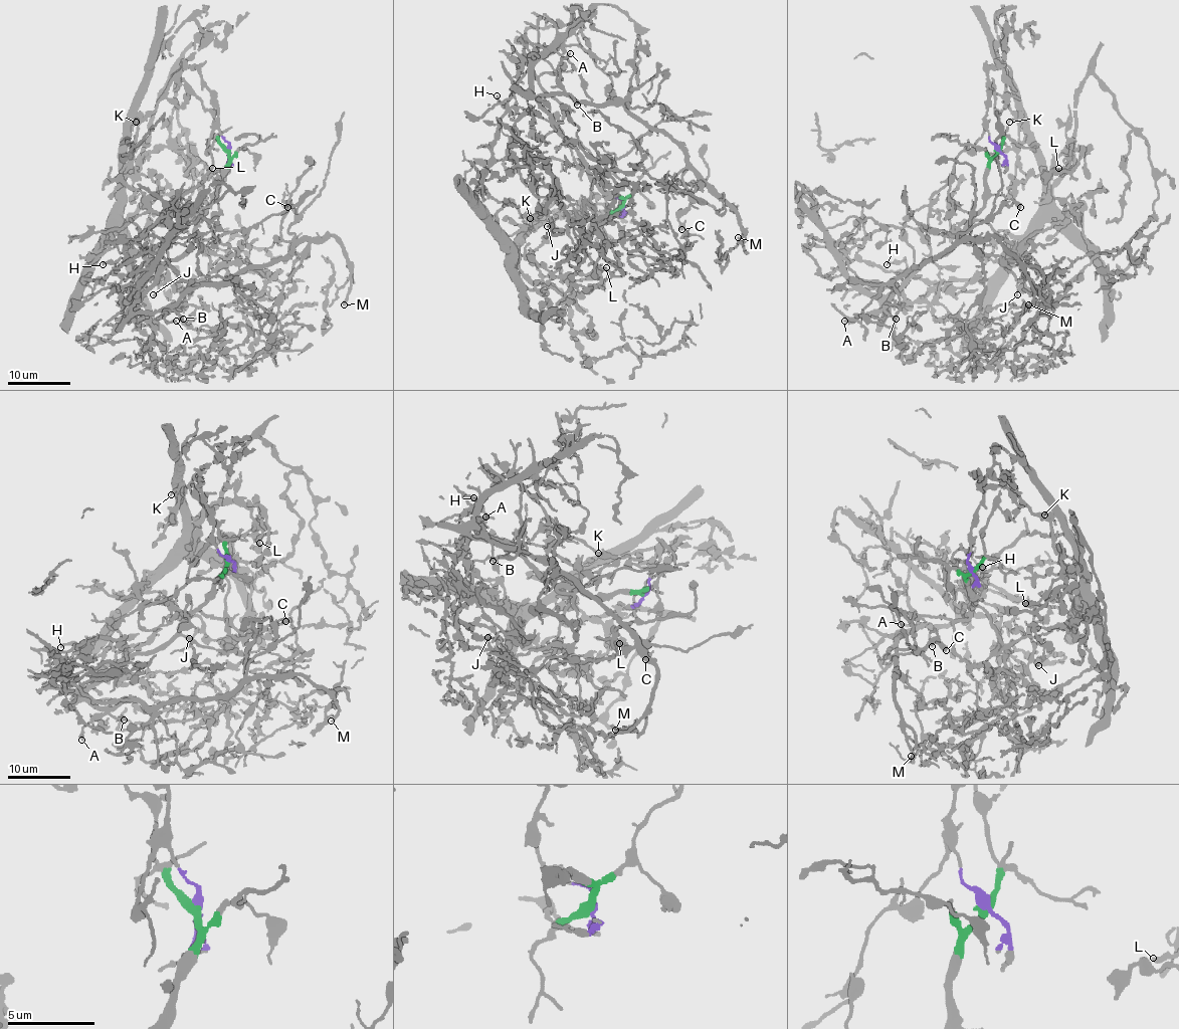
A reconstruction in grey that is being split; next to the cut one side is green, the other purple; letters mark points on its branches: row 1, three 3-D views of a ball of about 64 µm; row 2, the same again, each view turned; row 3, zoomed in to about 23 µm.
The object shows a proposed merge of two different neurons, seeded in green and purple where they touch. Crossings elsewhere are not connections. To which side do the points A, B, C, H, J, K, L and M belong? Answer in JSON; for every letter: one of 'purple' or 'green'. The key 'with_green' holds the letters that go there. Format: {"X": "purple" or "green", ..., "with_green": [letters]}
{"A": "green", "B": "green", "C": "green", "H": "purple", "J": "purple", "K": "purple", "L": "purple", "M": "green", "with_green": ["A", "B", "C", "M"]}

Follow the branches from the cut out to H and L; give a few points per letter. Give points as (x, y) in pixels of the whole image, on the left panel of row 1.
H: (229, 151), (215, 95), (186, 67), (121, 152), (118, 232), (83, 279), (107, 277), (117, 260), (103, 265)
L: (229, 151), (215, 95), (198, 70), (184, 69), (125, 148), (125, 171), (164, 148), (186, 148), (212, 168)

